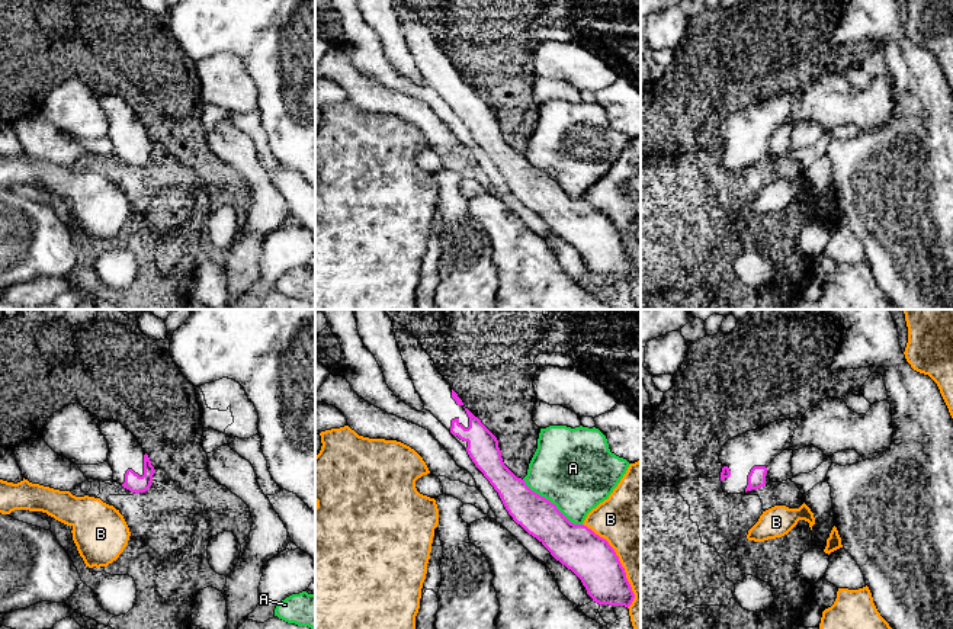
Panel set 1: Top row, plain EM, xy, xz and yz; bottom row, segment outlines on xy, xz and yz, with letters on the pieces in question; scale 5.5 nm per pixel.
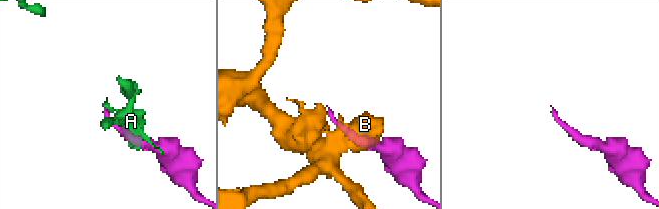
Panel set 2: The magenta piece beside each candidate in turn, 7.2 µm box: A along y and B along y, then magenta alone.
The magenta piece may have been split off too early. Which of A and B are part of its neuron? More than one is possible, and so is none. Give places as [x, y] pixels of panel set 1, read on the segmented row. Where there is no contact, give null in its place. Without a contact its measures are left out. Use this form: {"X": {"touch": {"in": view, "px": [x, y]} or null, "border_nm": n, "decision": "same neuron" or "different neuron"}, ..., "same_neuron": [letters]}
{"A": {"touch": {"in": "xz", "px": [549, 501]}, "border_nm": 420, "decision": "different neuron"}, "B": {"touch": {"in": "xz", "px": [619, 562]}, "border_nm": 550, "decision": "different neuron"}, "same_neuron": []}

